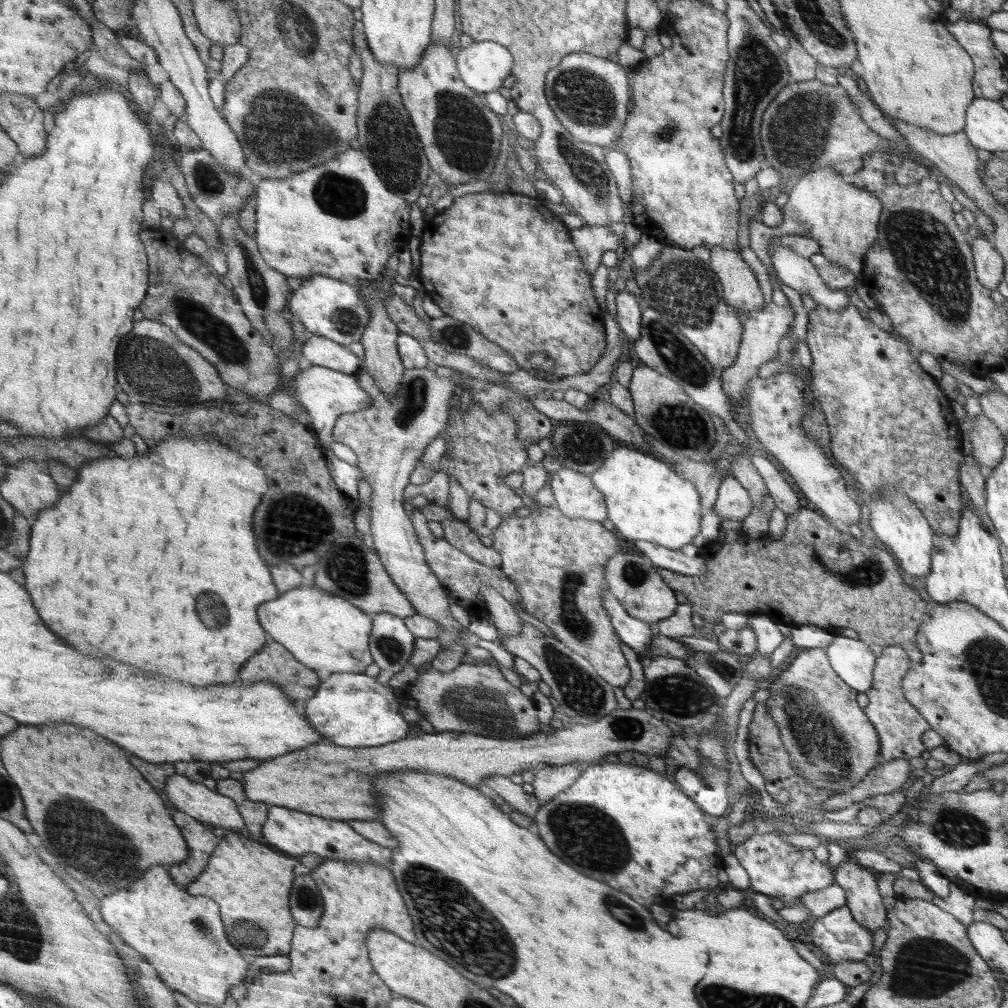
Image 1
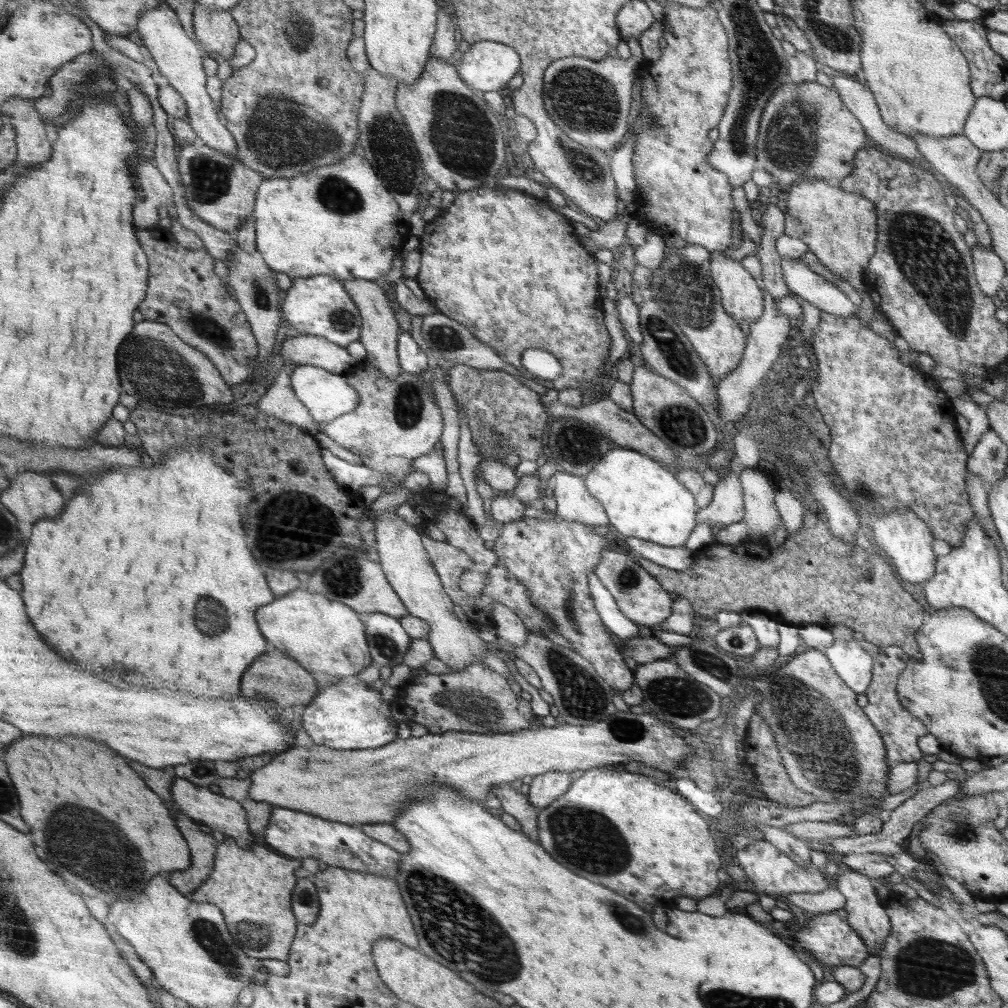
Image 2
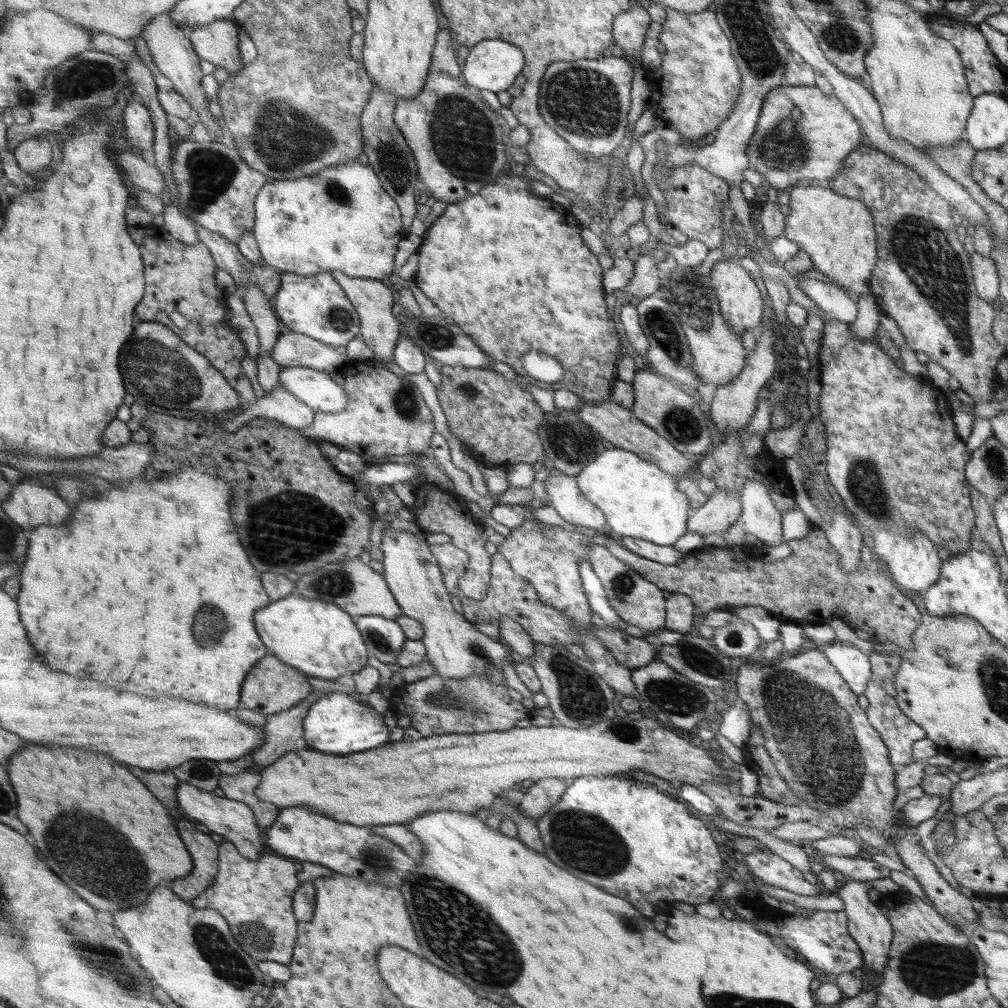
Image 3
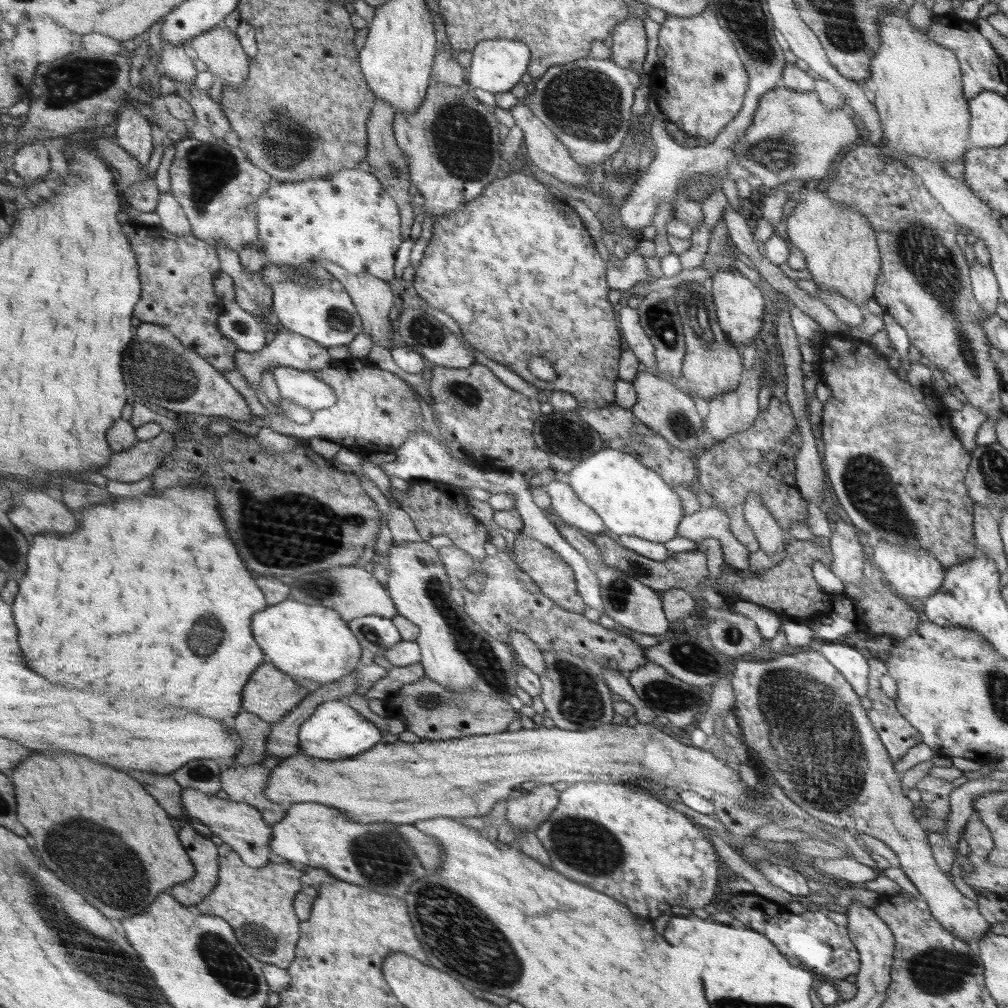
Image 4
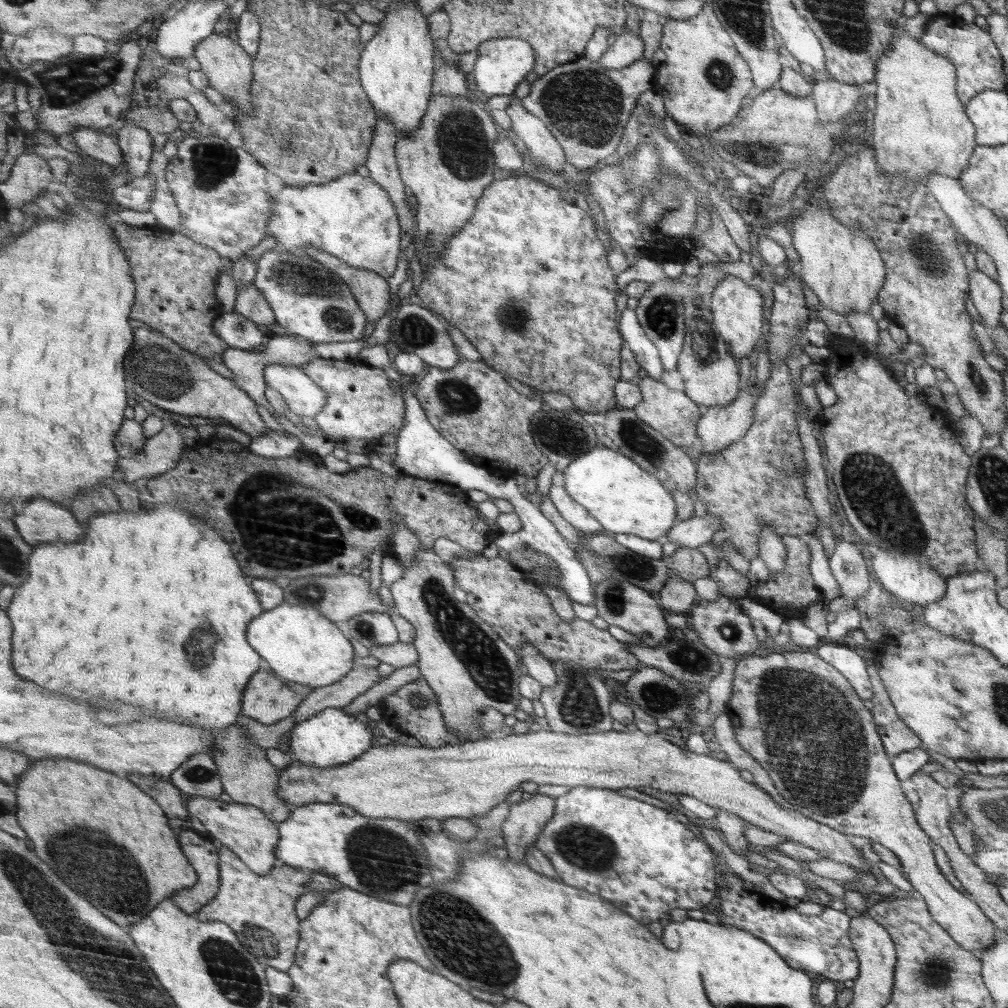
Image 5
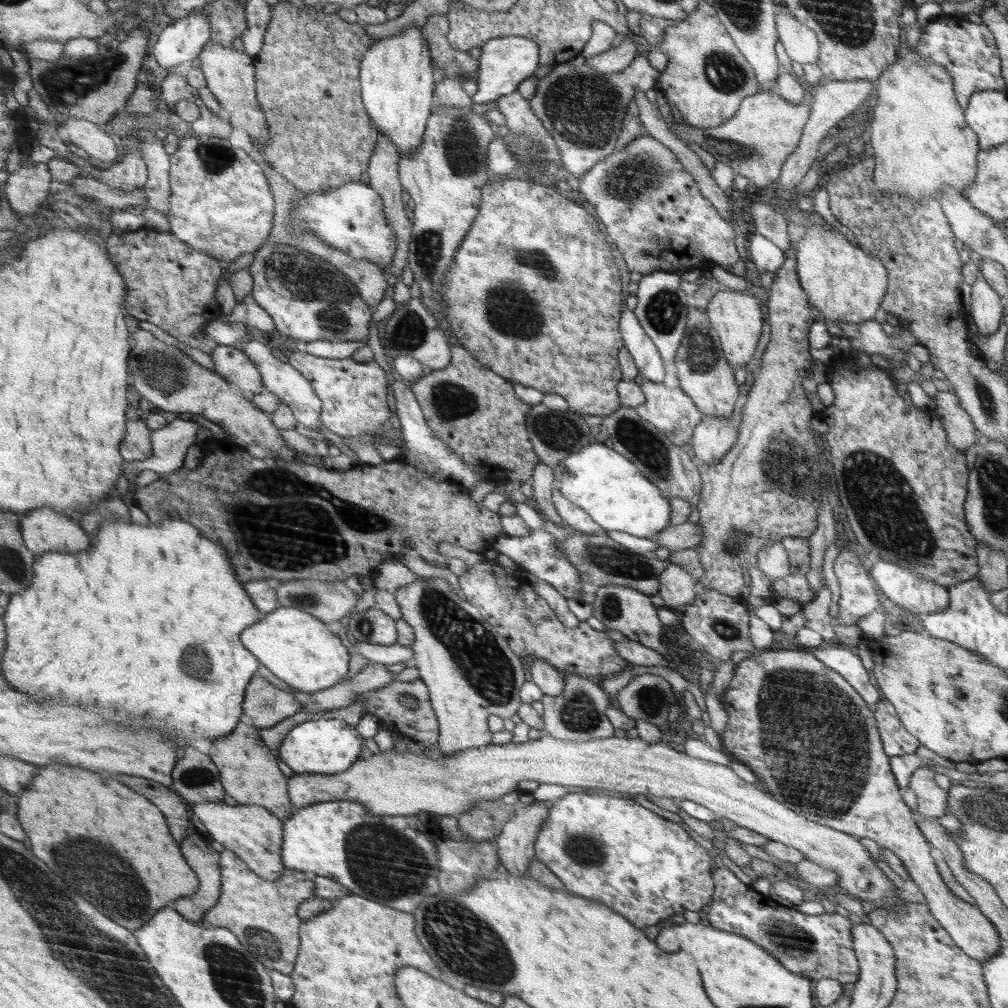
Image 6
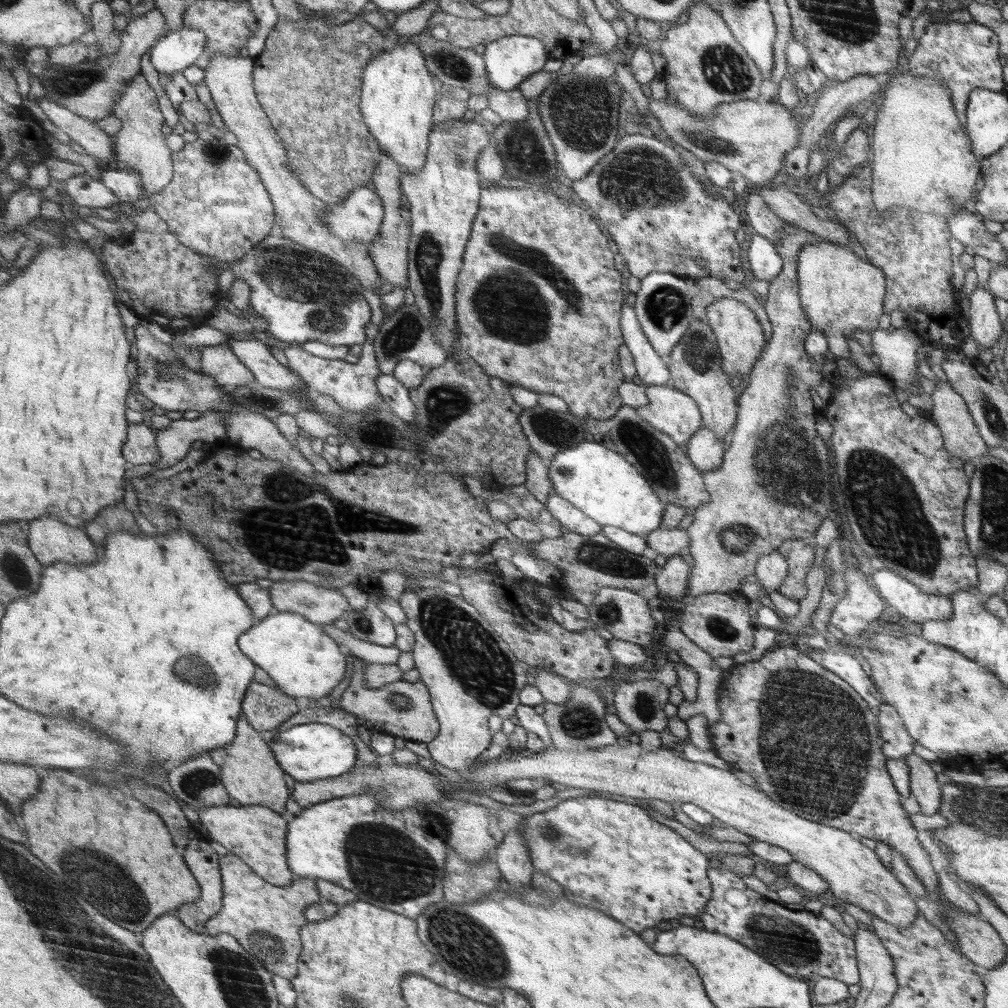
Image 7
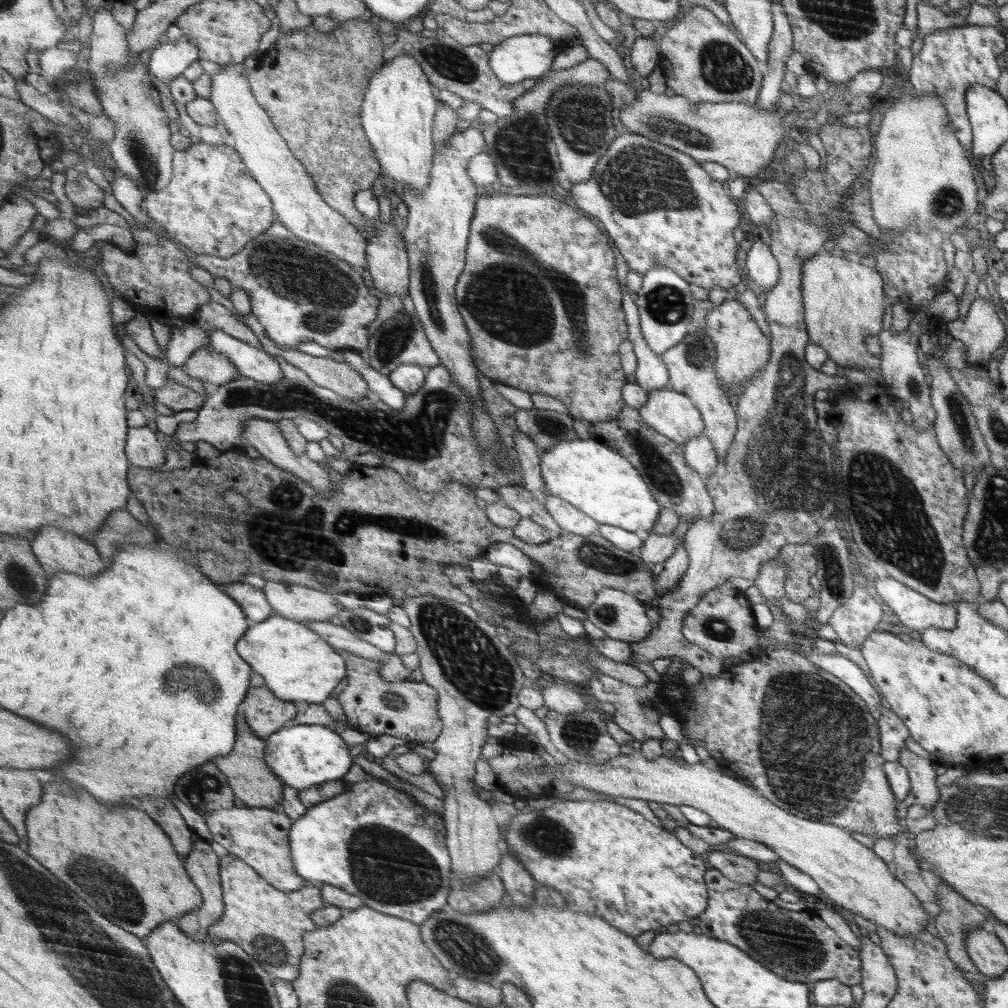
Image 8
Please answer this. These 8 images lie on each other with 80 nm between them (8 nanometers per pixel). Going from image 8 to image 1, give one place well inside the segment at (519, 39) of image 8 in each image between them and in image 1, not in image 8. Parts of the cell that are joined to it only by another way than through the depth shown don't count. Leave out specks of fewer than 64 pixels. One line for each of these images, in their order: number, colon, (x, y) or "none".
1: (483, 65)
2: (488, 65)
3: (493, 64)
4: (497, 65)
5: (502, 63)
6: (505, 62)
7: (508, 61)

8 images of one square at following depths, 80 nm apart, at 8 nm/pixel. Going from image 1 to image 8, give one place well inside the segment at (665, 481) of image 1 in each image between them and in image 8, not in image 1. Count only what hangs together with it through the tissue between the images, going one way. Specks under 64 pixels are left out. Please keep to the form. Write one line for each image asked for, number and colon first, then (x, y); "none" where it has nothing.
2: (644, 499)
3: (639, 500)
4: (631, 499)
5: (624, 498)
6: (607, 485)
7: (603, 484)
8: (597, 480)

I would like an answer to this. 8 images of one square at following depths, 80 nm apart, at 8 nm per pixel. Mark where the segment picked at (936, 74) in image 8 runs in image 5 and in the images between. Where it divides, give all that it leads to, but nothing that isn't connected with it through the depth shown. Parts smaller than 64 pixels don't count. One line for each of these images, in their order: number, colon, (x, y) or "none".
5: (978, 65)
6: (967, 50)
7: (964, 55)

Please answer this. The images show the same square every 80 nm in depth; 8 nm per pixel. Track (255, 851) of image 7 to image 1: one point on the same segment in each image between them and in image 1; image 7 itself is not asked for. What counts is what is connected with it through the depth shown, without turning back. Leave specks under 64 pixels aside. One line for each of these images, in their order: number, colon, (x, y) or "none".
1: (192, 797)
2: (221, 813)
3: (235, 821)
4: (238, 824)
5: (247, 830)
6: (255, 834)

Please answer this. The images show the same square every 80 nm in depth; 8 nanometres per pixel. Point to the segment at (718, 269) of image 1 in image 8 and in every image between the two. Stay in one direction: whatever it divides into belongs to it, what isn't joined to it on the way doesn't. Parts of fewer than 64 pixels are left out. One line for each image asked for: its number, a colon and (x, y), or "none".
2: (741, 298)
3: (740, 303)
4: (739, 305)
5: (736, 308)
6: (736, 317)
7: (739, 336)
8: (742, 351)

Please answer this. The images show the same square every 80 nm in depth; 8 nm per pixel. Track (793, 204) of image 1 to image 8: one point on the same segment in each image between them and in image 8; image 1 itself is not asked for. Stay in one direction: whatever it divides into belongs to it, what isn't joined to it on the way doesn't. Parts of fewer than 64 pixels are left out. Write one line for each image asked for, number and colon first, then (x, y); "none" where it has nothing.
2: (841, 228)
3: (838, 233)
4: (841, 249)
5: (843, 267)
6: (843, 282)
7: (841, 293)
8: (844, 302)

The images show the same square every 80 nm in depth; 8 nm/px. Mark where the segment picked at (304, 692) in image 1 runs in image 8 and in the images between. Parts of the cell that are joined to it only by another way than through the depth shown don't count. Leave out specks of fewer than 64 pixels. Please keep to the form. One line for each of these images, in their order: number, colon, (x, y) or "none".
2: (274, 676)
3: (271, 686)
4: (270, 693)
5: (267, 700)
6: (265, 705)
7: (266, 708)
8: (266, 713)

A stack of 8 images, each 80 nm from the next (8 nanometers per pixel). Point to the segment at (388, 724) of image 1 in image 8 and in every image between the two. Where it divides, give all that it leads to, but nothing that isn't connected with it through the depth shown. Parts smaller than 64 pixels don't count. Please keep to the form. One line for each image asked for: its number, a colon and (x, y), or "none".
2: (350, 714)
3: (336, 724)
4: (335, 731)
5: (332, 738)
6: (327, 746)
7: (307, 752)
8: (304, 755)

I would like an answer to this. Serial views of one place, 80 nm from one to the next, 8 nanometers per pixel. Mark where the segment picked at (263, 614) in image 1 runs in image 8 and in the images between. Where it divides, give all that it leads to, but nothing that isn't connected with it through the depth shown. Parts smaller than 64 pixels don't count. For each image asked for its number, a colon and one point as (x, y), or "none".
2: (329, 639)
3: (320, 639)
4: (313, 642)
5: (301, 645)
6: (295, 646)
7: (303, 661)
8: (298, 665)

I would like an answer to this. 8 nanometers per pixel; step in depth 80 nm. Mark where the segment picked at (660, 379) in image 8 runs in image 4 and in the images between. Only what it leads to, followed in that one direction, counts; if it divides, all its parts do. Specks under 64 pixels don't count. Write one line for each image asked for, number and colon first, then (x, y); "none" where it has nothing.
4: (638, 341)
5: (646, 352)
6: (645, 353)
7: (651, 370)

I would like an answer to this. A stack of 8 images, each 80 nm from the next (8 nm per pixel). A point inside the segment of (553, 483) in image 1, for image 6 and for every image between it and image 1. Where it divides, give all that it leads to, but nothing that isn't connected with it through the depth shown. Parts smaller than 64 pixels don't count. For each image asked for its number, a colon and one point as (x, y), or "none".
2: (574, 501)
3: (564, 494)
4: (566, 503)
5: (577, 515)
6: (576, 517)

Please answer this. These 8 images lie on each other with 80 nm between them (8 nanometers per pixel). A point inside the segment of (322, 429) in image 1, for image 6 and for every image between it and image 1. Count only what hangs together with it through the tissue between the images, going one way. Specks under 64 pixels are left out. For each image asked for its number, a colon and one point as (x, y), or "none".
2: (327, 395)
3: (317, 389)
4: (302, 387)
5: (304, 396)
6: (294, 389)

